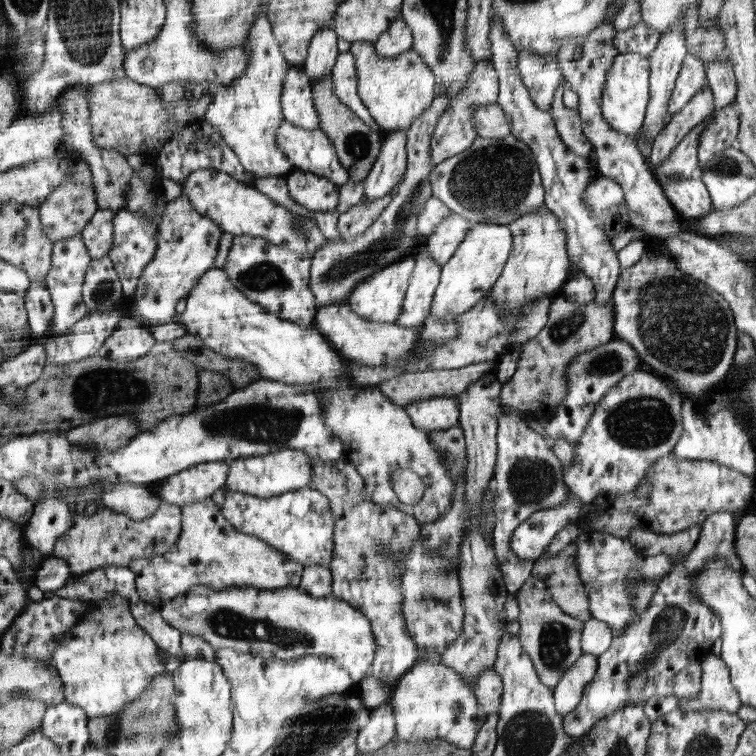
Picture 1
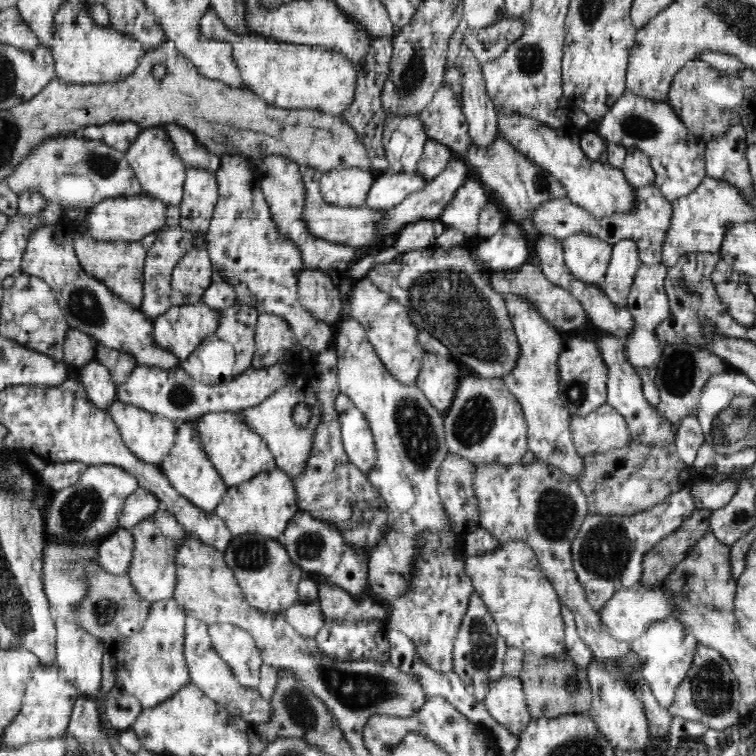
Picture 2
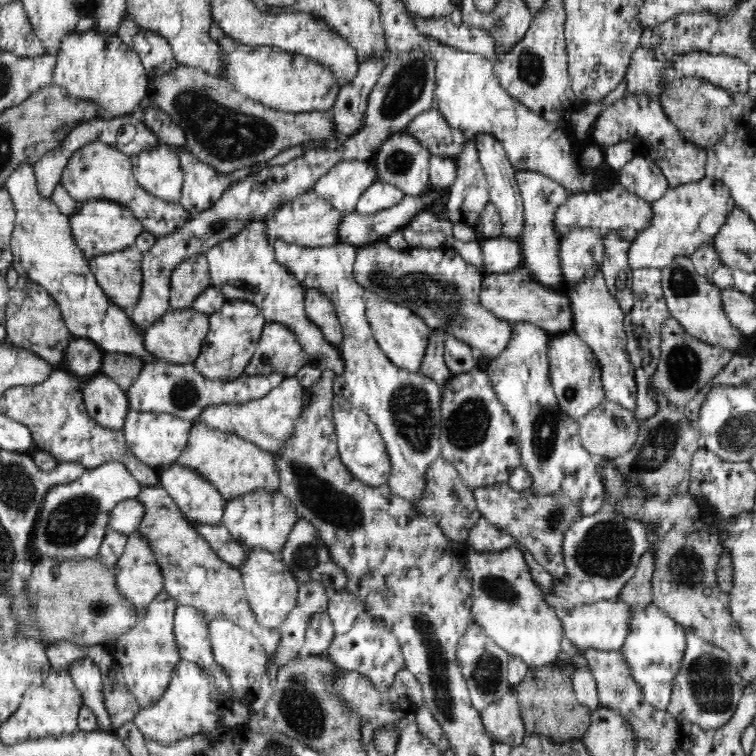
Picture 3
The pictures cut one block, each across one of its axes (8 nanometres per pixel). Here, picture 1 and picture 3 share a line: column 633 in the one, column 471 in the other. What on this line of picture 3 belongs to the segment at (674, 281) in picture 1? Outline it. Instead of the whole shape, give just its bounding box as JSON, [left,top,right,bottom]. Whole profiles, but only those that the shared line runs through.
[353,240,512,364]

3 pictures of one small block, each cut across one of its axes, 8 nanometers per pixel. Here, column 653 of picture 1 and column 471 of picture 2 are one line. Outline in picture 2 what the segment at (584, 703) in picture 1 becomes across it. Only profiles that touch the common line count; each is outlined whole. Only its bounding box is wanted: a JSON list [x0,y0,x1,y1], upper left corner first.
[452,591,506,701]

